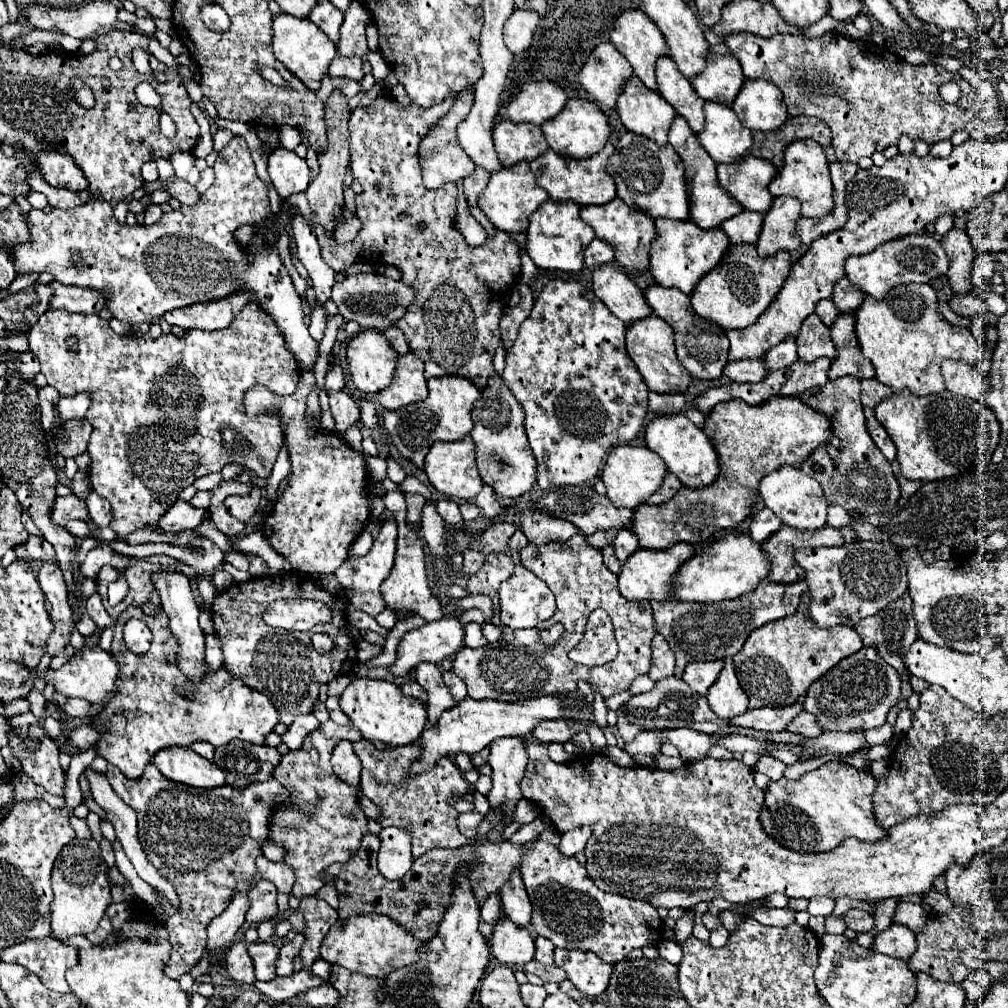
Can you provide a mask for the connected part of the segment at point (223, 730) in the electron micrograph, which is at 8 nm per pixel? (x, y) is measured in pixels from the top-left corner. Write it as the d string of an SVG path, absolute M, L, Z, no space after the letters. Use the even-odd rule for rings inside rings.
M126 607L114 625L110 653L120 665L120 673L112 697L104 703L102 711L90 719L90 725L100 731L100 739L94 743L96 755L116 765L128 779L140 779L152 757L160 749L172 745L190 747L196 741L206 741L214 747L220 747L232 739L264 745L266 735L274 729L280 717L264 693L252 691L252 687L232 679L224 667L210 669L208 663L204 671L204 683L198 685L194 699L182 699L176 693L176 687L192 689L192 685L176 667L176 639L172 639L172 635L168 639L168 633L168 615L164 615L162 607L152 617L144 615L140 607ZM132 617L142 619L154 635L152 647L142 655L132 653L122 639L124 623Z

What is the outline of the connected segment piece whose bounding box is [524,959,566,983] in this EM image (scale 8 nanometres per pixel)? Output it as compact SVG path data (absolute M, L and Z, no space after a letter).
M536 959L530 961L530 963L526 963L526 965L524 965L524 971L538 975L544 983L548 983L548 981L560 983L560 981L566 979L564 969L560 969L560 967L556 967L556 965L542 965L542 963L538 963Z

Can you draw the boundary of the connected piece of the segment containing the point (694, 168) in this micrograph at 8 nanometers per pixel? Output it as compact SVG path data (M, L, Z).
M676 117L676 121L670 127L668 133L668 143L674 147L674 151L680 155L684 169L686 169L686 183L690 189L690 213L692 213L692 221L708 231L708 229L718 229L726 219L742 213L744 209L740 207L740 203L736 203L736 199L732 199L718 183L716 177L716 163L712 161L712 157L704 151L704 147L700 147L696 135L692 133L692 129L688 127L688 123L682 117Z

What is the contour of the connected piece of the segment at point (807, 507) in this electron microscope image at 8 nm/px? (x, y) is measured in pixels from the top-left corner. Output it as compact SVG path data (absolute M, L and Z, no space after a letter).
M780 467L772 475L766 475L760 481L760 497L764 499L766 507L770 507L780 517L784 525L790 525L800 531L816 531L826 525L828 503L824 499L822 487L816 479L804 475L800 469Z

